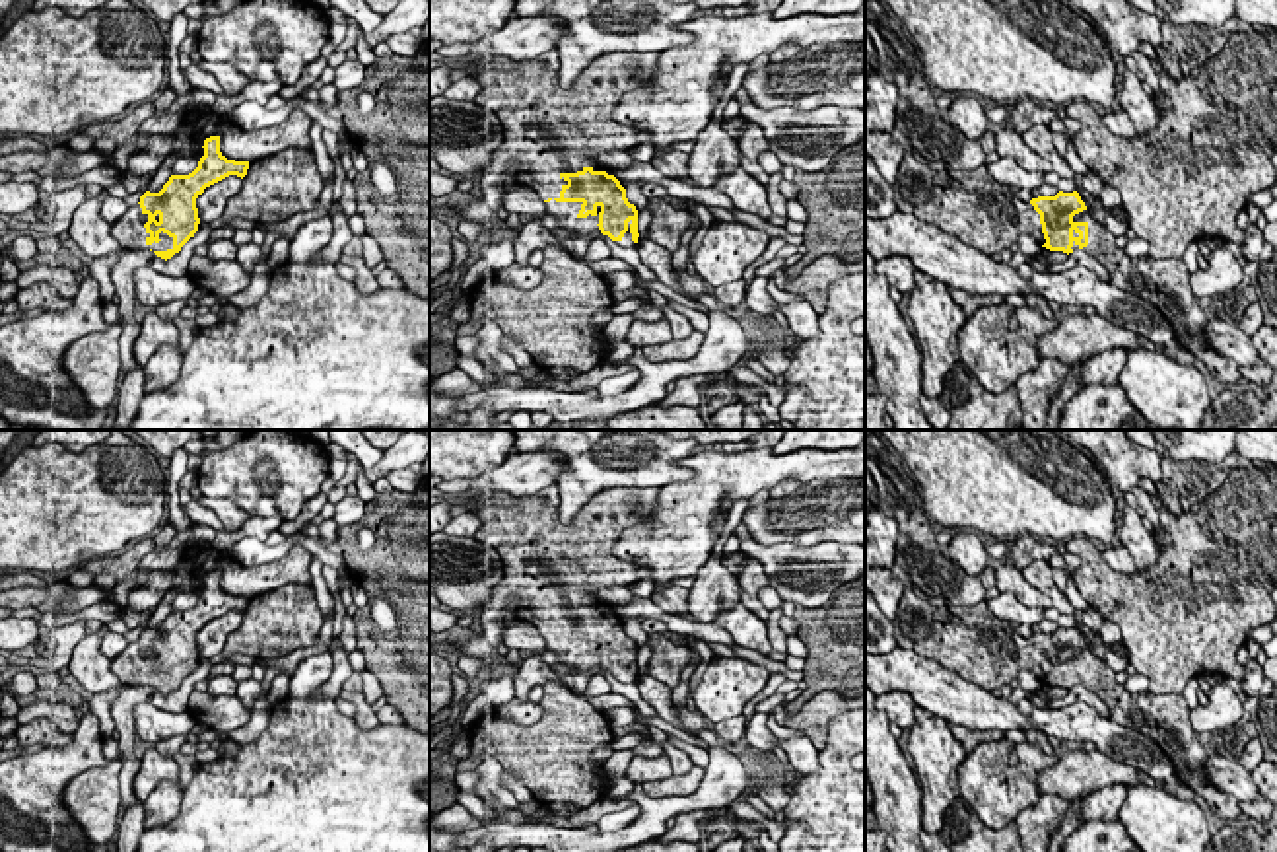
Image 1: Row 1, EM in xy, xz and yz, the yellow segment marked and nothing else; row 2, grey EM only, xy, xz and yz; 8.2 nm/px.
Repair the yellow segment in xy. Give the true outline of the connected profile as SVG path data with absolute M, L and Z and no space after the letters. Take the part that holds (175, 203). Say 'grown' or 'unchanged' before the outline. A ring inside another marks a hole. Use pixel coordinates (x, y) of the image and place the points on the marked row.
grown | M220 136L204 140L204 156L189 175L171 175L159 193L146 191L109 231L124 249L152 249L171 259L198 231L196 198L206 187L229 177L245 177L249 161L227 160L220 152Z

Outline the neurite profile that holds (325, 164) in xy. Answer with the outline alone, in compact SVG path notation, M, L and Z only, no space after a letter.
M315 121L311 124L311 150L315 154L315 161L323 181L336 177L336 165L332 158L328 156L327 146L323 142L323 124Z

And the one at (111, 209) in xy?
M107 195L103 198L101 204L101 216L103 220L111 226L115 224L119 218L122 218L122 214L128 210L128 204L124 202L124 198L117 198L113 195Z

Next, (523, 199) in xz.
M517 185L513 191L507 191L503 196L503 208L509 214L525 214L531 218L542 218L546 214L544 200L529 185Z

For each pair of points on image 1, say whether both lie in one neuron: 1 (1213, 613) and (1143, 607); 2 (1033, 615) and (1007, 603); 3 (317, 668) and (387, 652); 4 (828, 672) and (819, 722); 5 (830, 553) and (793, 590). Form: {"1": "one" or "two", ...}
{"1": "one", "2": "one", "3": "two", "4": "two", "5": "one"}

